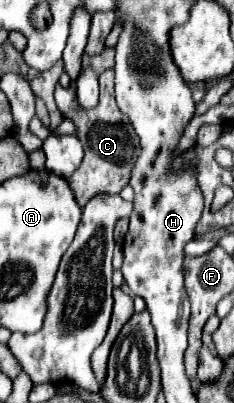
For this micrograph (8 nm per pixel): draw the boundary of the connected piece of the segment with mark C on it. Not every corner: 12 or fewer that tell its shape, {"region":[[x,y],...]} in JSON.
{"region":[[114,72],[100,74],[100,104],[80,108],[72,90],[54,100],[86,142],[68,186],[80,208],[120,194],[140,154],[114,100]]}

